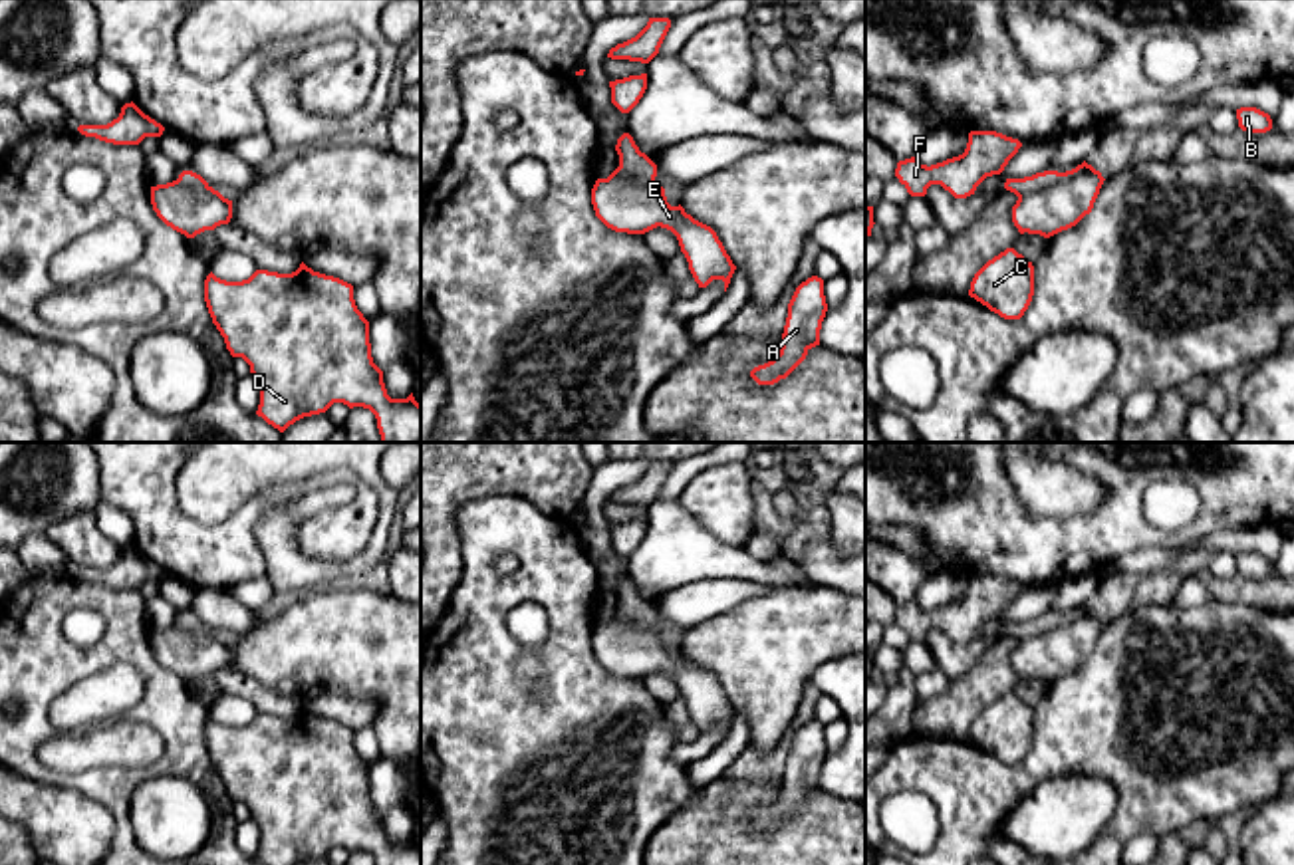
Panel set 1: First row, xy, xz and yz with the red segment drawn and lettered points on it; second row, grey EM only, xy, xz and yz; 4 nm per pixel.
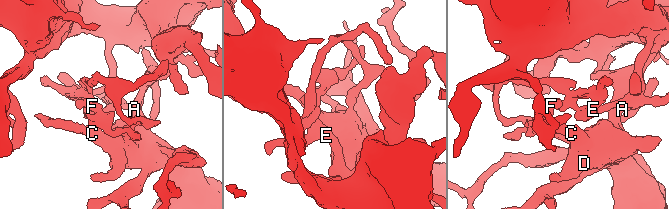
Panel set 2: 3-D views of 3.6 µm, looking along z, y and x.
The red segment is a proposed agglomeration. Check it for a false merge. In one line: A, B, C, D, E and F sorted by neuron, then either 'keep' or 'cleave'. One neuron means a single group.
groups A B C D E / F; cleave

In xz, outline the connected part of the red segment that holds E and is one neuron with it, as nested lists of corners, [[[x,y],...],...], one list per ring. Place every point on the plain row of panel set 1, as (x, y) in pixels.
[[[617,611],[607,623],[595,625],[591,649],[595,661],[615,677],[645,679],[657,671],[671,675],[699,732],[722,724],[726,736],[736,710],[716,677],[687,659],[681,649],[671,651],[657,625],[629,623]]]

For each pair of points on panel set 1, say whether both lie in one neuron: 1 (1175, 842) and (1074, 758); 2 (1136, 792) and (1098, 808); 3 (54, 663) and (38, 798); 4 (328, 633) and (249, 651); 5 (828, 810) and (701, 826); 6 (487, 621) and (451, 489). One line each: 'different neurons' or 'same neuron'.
1: different neurons
2: different neurons
3: different neurons
4: same neuron
5: same neuron
6: different neurons

